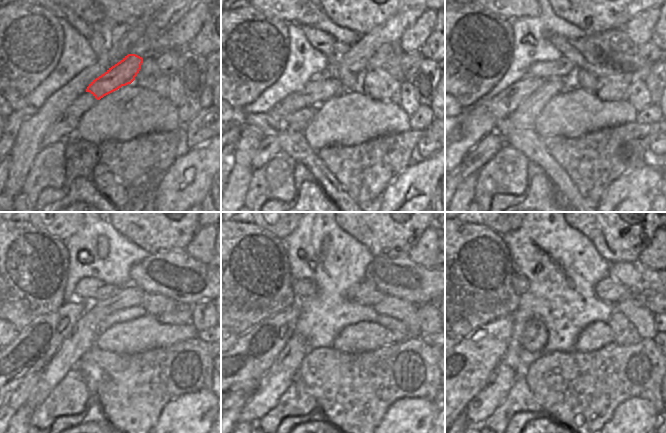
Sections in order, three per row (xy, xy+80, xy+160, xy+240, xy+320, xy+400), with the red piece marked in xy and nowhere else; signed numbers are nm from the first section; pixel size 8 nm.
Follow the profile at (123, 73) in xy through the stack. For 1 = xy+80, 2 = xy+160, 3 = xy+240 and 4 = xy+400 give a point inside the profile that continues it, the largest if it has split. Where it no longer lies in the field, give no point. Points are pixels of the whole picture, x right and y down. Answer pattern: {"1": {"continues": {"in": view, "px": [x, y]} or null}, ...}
{"1": {"continues": {"in": "xy+80", "px": [315, 92]}}, "2": {"continues": {"in": "xy+160", "px": [478, 121]}}, "3": {"continues": {"in": "xy+240", "px": [32, 350]}}, "4": {"continues": {"in": "xy+400", "px": [465, 370]}}}

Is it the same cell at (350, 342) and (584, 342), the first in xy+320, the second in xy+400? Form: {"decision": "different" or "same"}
{"decision": "same"}

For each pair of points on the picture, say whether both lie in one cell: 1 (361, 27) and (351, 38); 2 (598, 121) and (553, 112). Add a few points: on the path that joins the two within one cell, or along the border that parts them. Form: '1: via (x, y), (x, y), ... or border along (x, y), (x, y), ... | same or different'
1: border along (334, 24), (340, 27), (347, 27), (360, 34) | different
2: via (587, 114), (564, 113) | same

